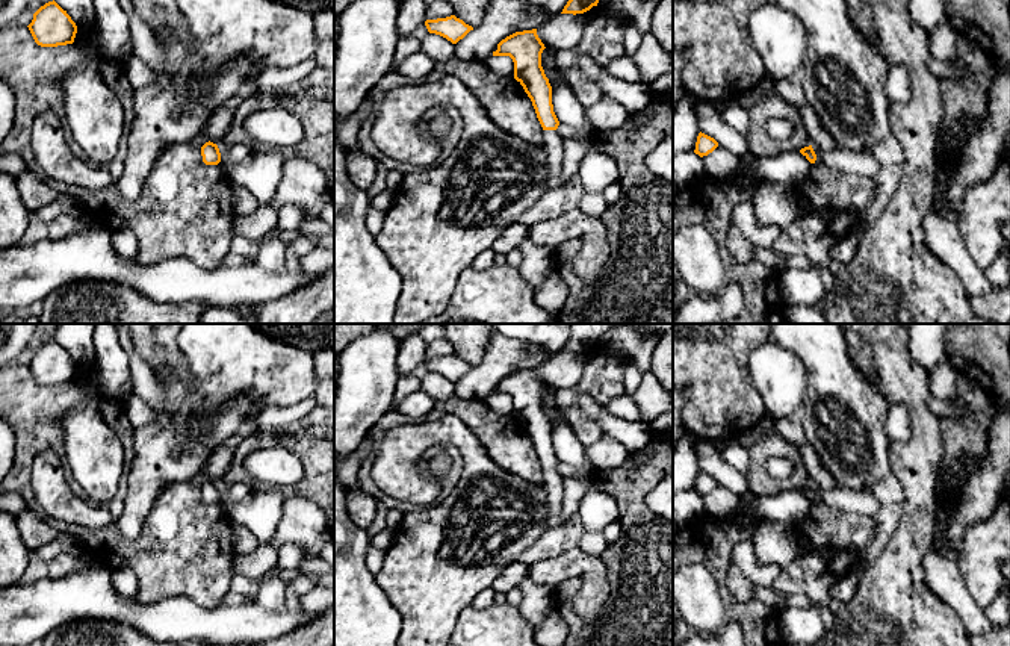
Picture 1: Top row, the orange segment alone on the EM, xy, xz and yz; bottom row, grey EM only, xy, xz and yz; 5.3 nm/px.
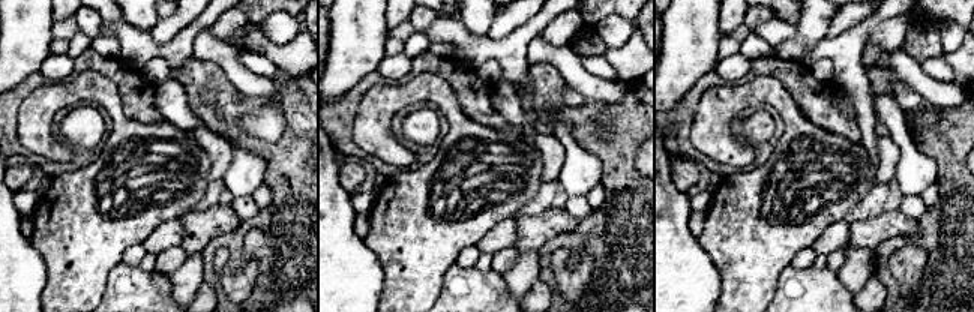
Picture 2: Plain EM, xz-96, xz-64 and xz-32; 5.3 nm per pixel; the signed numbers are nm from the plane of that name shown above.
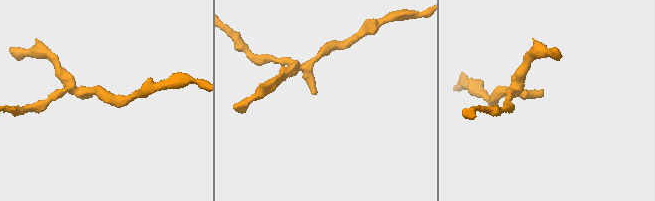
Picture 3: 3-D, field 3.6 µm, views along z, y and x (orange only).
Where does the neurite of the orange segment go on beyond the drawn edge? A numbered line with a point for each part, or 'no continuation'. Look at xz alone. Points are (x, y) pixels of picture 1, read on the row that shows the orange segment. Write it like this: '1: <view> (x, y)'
1: xz (554, 145)

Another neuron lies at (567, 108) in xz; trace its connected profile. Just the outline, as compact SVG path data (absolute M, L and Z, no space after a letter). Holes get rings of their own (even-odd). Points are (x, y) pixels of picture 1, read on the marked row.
M547 48L541 53L541 67L552 86L552 104L559 124L581 129L585 107L575 91L559 77L555 59L549 56Z

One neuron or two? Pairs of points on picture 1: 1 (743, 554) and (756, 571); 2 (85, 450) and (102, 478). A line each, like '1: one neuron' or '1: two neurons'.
1: one neuron
2: one neuron

